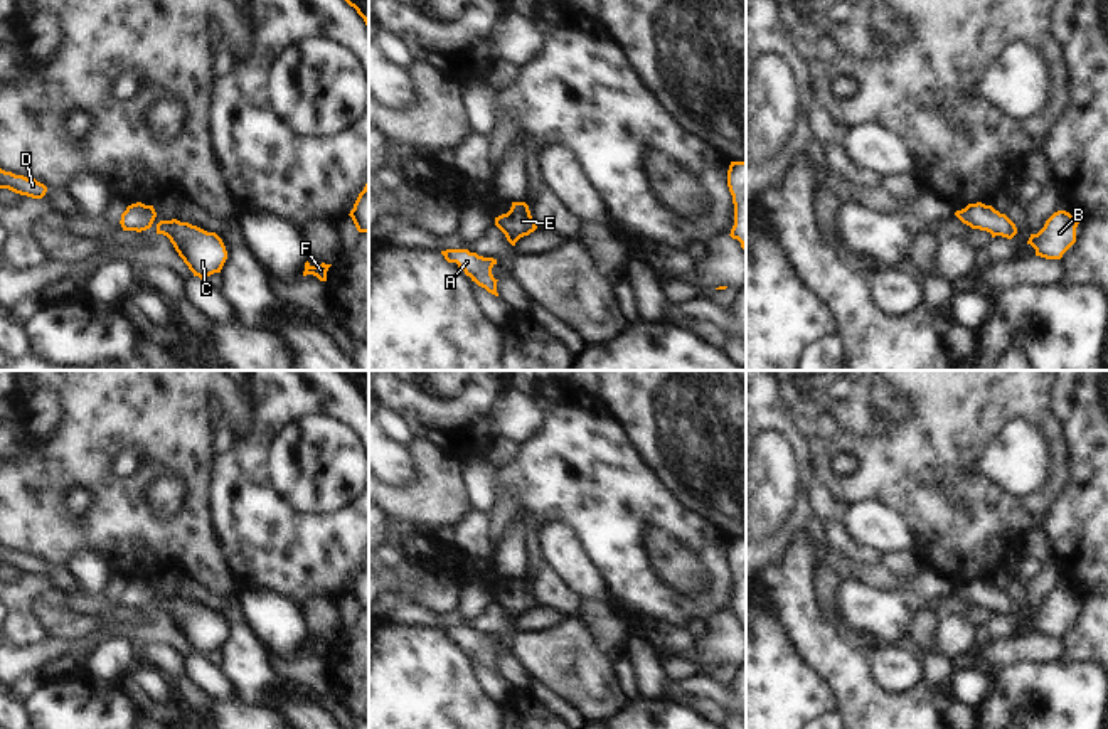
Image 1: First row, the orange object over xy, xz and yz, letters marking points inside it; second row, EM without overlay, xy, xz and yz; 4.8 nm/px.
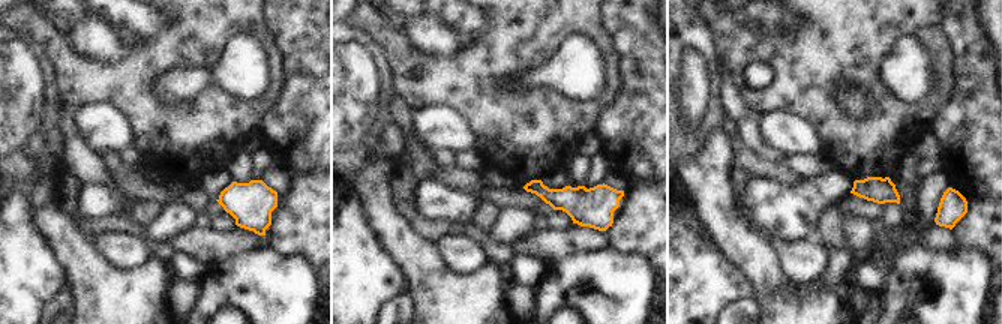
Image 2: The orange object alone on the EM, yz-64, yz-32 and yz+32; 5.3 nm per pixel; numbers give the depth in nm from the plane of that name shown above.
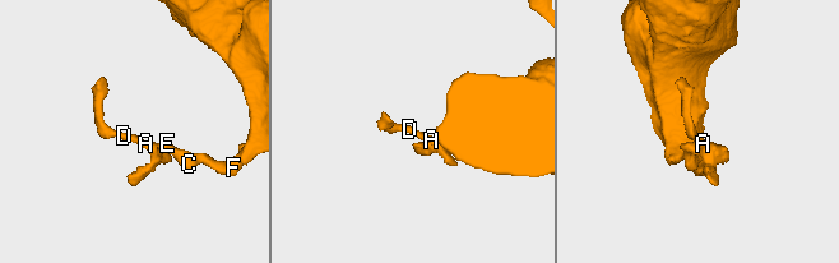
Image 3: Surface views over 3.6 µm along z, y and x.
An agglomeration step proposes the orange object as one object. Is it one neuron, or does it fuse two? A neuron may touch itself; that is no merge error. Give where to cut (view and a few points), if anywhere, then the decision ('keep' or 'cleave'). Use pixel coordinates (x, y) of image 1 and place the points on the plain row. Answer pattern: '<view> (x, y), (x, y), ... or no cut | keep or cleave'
no cut | keep

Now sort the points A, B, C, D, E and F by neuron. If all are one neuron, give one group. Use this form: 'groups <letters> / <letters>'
groups A B C D E F

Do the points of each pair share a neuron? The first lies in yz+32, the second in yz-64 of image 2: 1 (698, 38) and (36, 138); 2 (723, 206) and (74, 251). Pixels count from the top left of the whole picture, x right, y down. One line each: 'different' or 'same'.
1: same
2: same

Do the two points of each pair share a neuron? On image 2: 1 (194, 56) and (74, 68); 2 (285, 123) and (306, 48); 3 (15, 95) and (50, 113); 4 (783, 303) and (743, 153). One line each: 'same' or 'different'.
1: same
2: same
3: different
4: different

